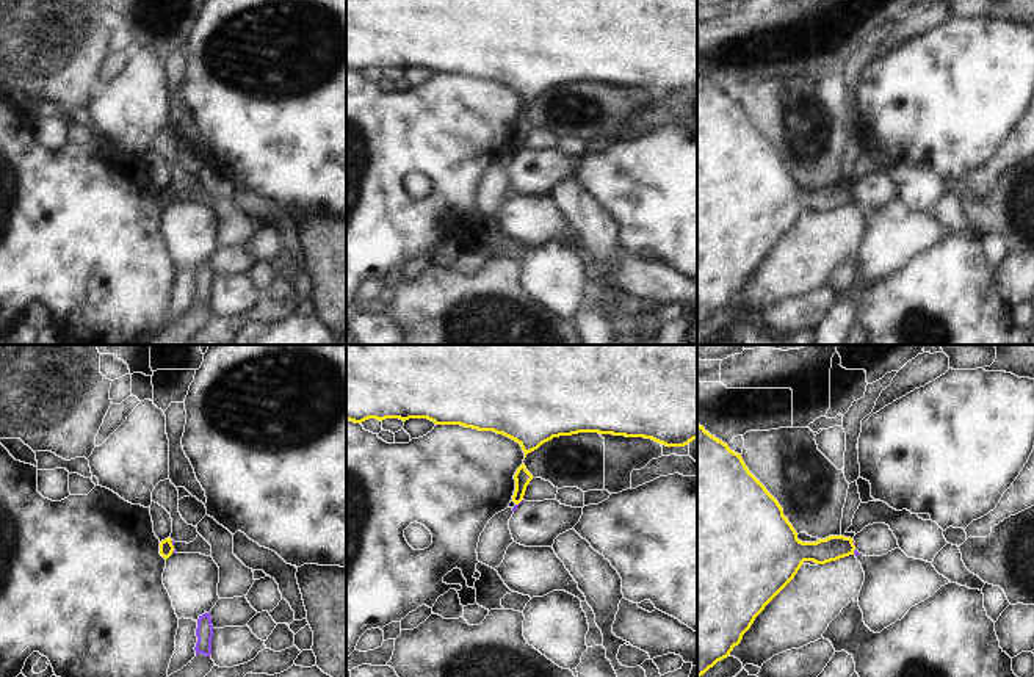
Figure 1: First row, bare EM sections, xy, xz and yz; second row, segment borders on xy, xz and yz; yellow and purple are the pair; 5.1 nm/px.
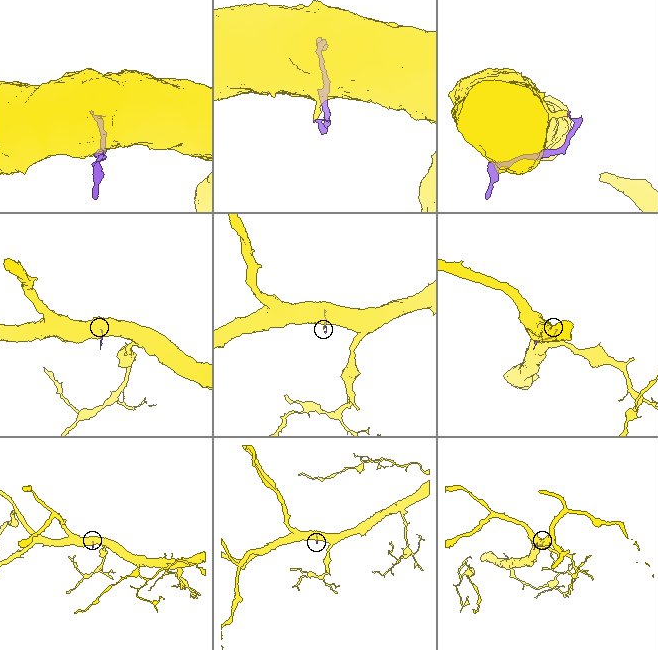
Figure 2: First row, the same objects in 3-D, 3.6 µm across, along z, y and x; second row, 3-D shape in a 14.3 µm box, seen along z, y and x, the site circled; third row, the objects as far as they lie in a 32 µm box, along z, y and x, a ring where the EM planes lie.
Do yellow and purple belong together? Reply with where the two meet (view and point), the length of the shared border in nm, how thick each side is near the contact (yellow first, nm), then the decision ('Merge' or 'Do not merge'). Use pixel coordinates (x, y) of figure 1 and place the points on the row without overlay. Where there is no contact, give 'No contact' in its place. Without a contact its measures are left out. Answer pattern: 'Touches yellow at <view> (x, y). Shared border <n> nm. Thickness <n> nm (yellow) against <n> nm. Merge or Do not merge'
Touches yellow at xz (519, 151). Shared border 50 nm. Thickness 90 nm (yellow) against 20 nm. Do not merge.

